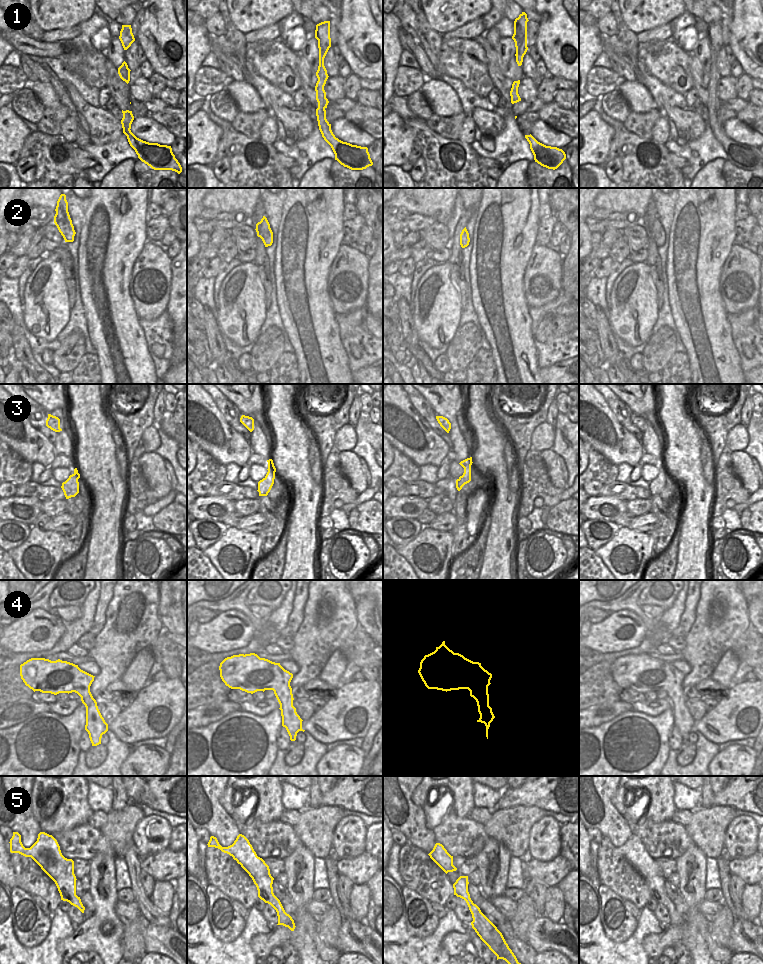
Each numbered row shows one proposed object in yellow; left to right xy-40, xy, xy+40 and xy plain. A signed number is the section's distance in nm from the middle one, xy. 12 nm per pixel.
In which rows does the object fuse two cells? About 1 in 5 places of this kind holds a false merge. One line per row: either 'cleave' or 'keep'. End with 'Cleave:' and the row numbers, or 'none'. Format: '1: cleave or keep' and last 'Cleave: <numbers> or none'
1: keep
2: keep
3: keep
4: keep
5: keep
Cleave: none

